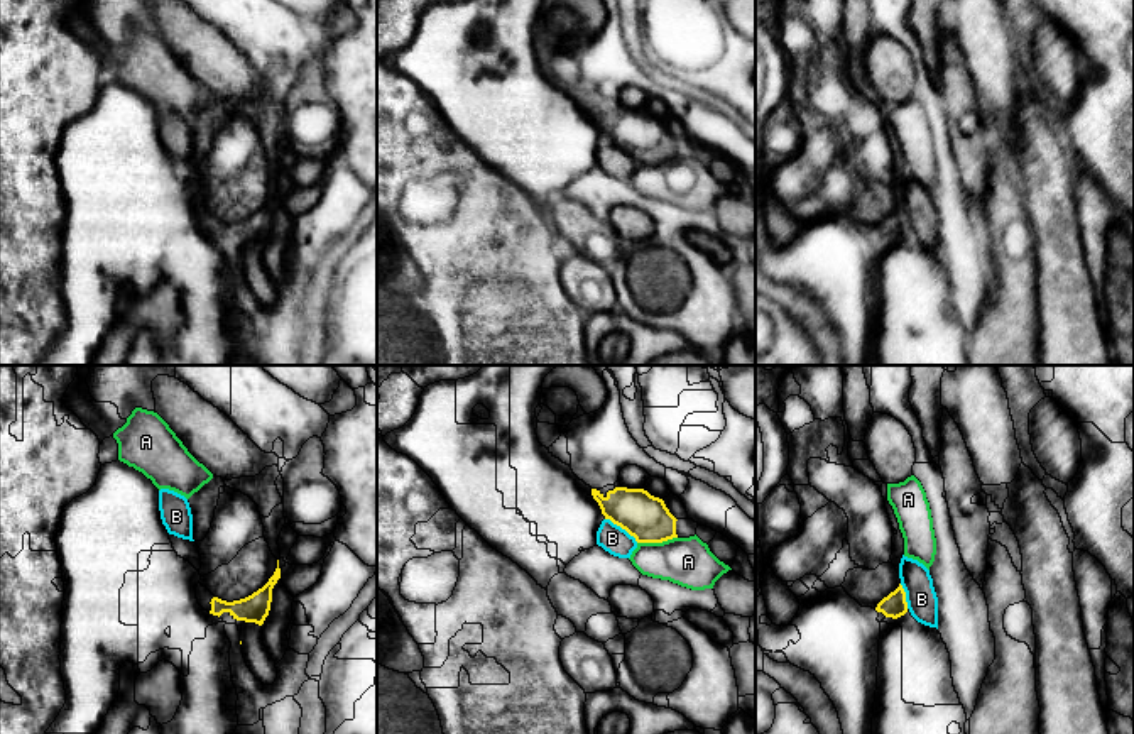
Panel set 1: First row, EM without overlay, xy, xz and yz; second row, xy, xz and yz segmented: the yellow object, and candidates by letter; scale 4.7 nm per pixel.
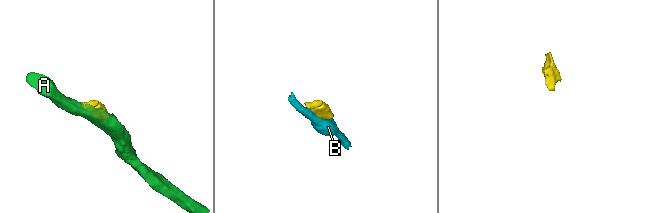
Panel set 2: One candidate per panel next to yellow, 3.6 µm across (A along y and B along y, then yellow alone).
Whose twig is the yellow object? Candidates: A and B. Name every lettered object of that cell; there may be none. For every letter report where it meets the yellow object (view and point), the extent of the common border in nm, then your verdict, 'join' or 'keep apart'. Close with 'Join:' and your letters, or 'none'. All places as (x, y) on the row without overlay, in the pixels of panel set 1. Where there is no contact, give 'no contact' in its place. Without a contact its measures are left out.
A: xz (656, 163) | 190 nm | keep apart
B: xz (622, 149) | 200 nm | keep apart
Join: none

